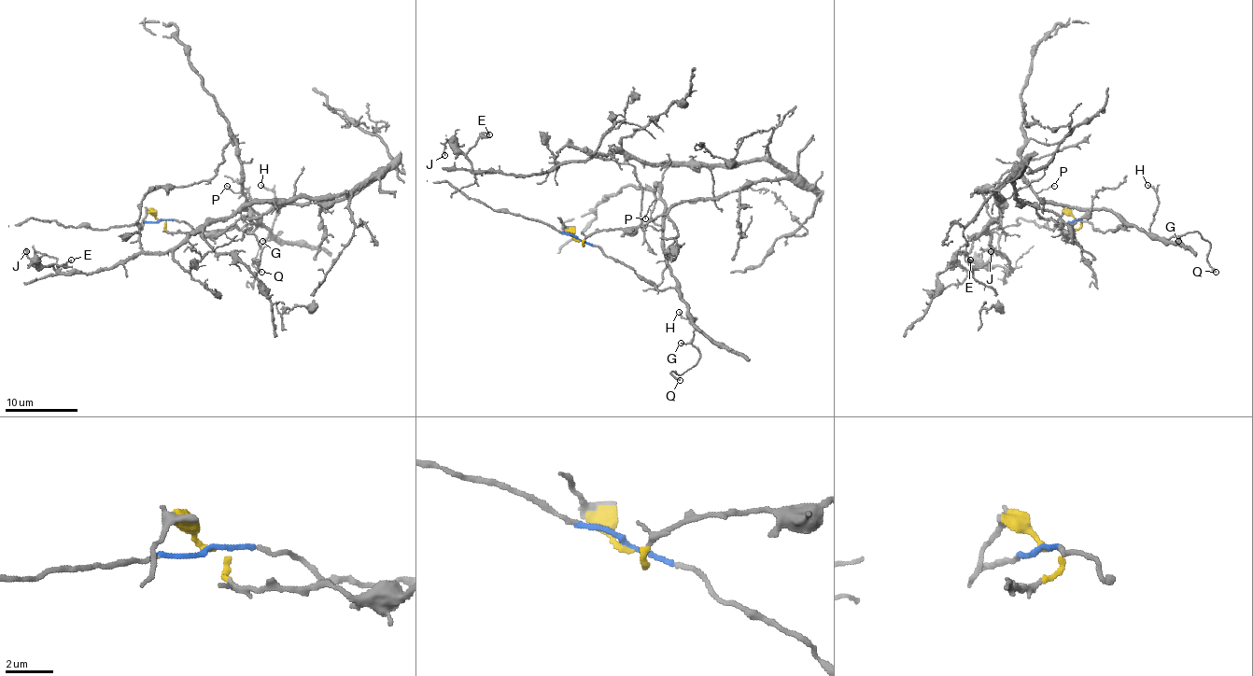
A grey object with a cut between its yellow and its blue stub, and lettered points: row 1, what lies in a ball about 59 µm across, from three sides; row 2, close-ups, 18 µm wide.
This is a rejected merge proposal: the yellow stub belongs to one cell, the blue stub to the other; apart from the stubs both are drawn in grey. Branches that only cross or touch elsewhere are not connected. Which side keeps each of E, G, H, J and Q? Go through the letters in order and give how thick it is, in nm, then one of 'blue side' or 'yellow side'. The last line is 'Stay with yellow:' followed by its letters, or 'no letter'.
E: 130 nm | yellow side
G: 140 nm | blue side
H: 140 nm | blue side
J: 130 nm | yellow side
Q: 190 nm | blue side
Stay with yellow: E, J

